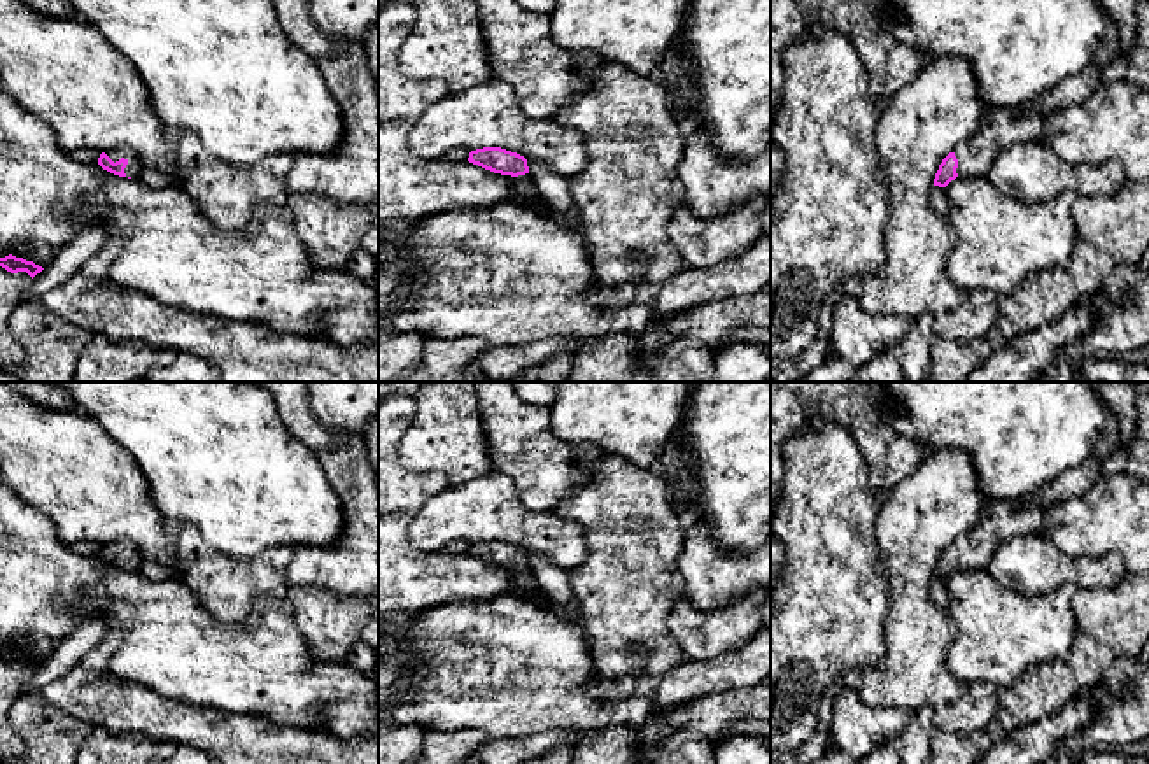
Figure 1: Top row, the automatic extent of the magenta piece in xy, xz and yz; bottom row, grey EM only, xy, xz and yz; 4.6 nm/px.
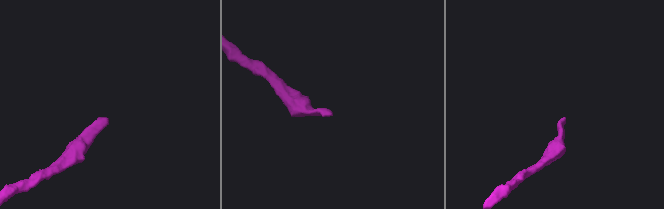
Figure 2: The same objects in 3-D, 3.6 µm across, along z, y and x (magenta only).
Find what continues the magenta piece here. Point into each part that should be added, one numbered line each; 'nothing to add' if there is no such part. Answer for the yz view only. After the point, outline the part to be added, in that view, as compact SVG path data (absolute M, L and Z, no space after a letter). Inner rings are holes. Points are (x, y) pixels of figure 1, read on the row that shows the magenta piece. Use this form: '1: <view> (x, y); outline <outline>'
1: yz (999, 128); outline M984 109L976 133L953 151L958 177L986 177L991 163L1009 145L1042 140L1047 117L1014 109Z

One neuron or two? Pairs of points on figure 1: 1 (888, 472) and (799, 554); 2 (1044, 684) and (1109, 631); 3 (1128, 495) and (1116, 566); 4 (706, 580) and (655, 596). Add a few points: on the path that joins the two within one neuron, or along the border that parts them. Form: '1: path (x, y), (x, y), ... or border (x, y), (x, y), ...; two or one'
1: border (857, 447), (866, 463), (874, 500), (880, 505); two
2: path (1060, 680), (1093, 647); one
3: border (1078, 556), (1116, 552), (1123, 559), (1127, 572); two
4: border (685, 545), (678, 558), (683, 593); two

